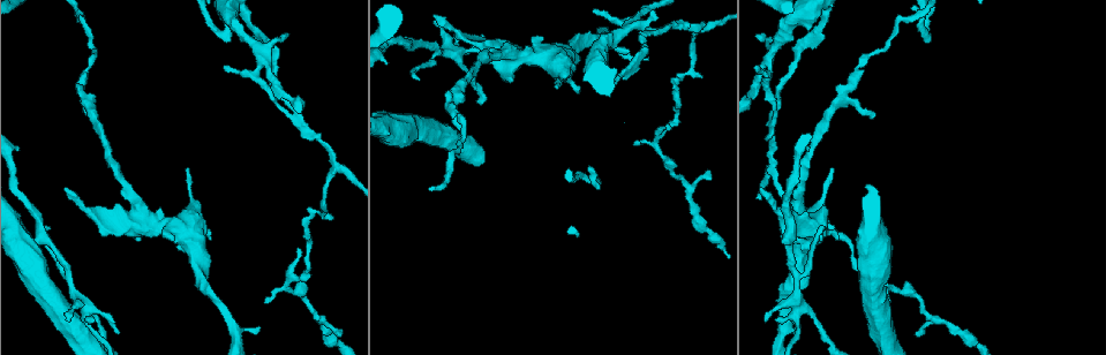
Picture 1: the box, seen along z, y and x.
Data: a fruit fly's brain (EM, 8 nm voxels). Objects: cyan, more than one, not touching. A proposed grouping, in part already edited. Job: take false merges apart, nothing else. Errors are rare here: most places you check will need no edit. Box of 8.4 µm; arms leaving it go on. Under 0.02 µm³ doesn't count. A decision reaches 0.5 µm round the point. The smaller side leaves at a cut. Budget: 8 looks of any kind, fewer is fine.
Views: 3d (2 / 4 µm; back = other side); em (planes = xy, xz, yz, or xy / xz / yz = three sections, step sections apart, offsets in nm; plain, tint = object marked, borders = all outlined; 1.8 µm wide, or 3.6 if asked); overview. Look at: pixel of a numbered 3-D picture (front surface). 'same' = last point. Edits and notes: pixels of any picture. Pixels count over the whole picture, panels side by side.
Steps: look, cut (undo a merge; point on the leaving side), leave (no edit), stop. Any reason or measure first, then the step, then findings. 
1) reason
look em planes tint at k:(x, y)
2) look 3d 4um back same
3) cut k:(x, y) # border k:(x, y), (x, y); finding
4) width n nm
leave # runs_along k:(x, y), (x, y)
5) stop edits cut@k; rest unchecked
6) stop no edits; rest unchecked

branch point
look 3d 2um at 1:(85, 309)

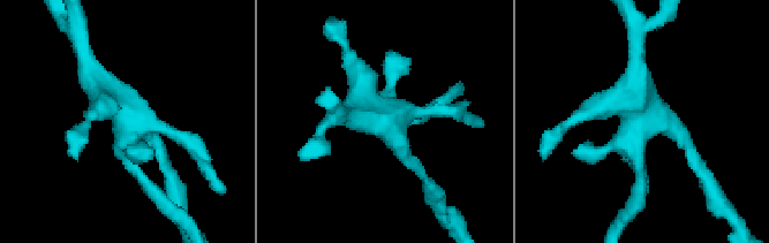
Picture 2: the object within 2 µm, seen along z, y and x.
look em planes tint at 2:(389, 118)

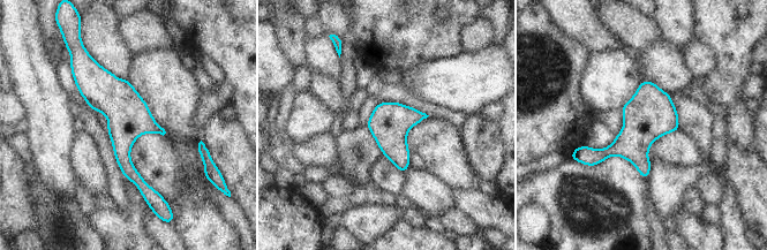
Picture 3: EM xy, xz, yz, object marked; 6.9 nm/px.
leave # one neuron here

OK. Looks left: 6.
sharp bend
look em yz step 8 tint at 1:(655, 143)

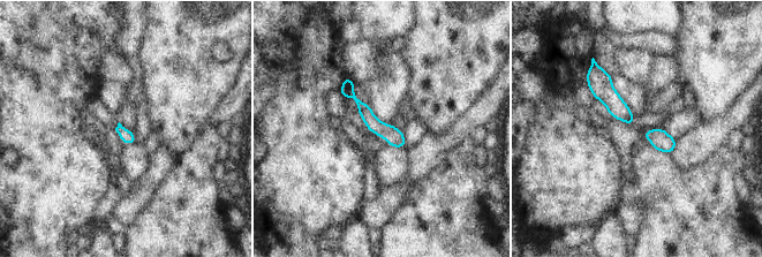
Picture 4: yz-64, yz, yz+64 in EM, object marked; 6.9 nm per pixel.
look em planes tint same

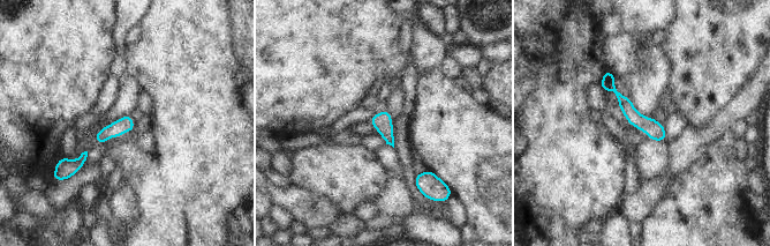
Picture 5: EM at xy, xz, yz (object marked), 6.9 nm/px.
leave # runs_along 5:(606, 74), (627, 109), (662, 138); all the same neuron

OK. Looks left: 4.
arms part here
look 3d 2um at 1:(702, 29)

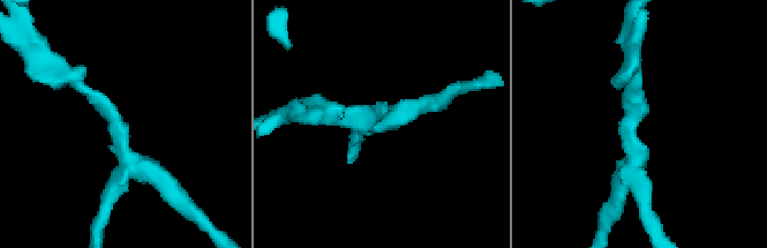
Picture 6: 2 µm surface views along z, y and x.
arms 3; now the EM
look em planes plain at 6:(384, 119)

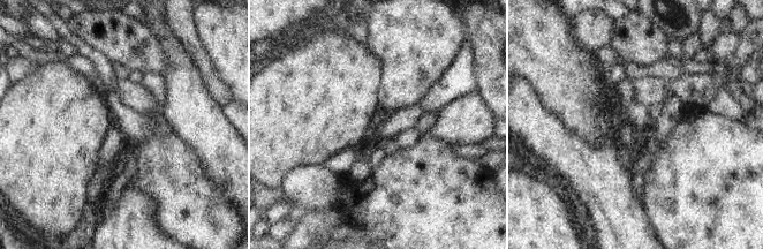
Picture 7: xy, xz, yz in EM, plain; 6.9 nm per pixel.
look em planes tint same

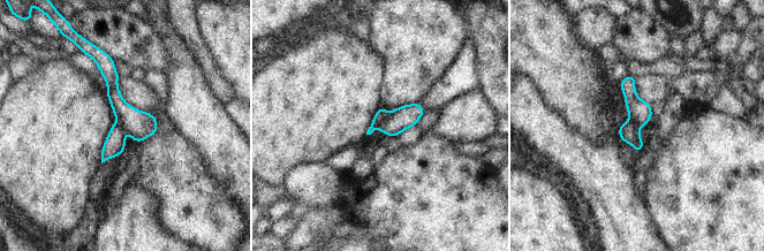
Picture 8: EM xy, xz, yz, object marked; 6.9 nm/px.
cut 8:(382, 113) # border 8:(387, 115), (378, 126); a second neuron is stuck on

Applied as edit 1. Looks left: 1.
stop edits cut@8; rest unchecked

